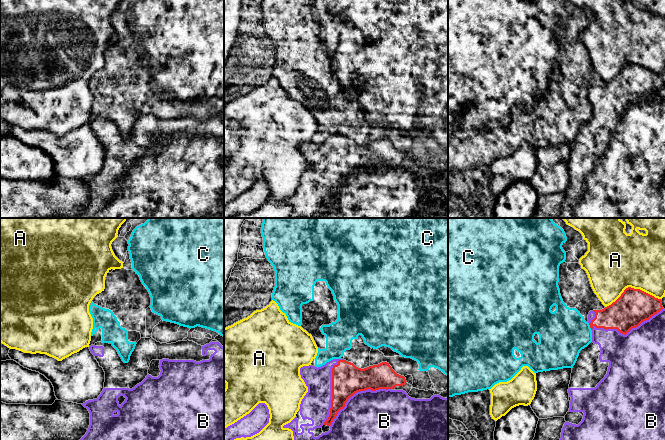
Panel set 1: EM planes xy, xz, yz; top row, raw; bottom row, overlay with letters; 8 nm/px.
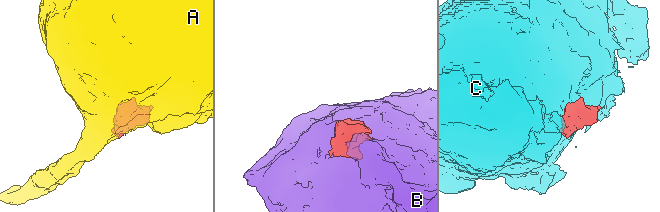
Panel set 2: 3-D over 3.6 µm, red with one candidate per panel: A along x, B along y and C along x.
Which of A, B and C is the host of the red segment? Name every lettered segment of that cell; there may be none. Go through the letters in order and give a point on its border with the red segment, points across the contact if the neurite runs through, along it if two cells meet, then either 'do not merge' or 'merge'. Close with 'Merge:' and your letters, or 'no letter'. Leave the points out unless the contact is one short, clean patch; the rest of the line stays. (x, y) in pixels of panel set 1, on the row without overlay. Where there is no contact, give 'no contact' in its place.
A: yz (632, 64) | do not merge
B: yz (627, 108) | merge
C: yz (590, 103) | along yz (588, 100), (591, 106) | do not merge
Merge: B

